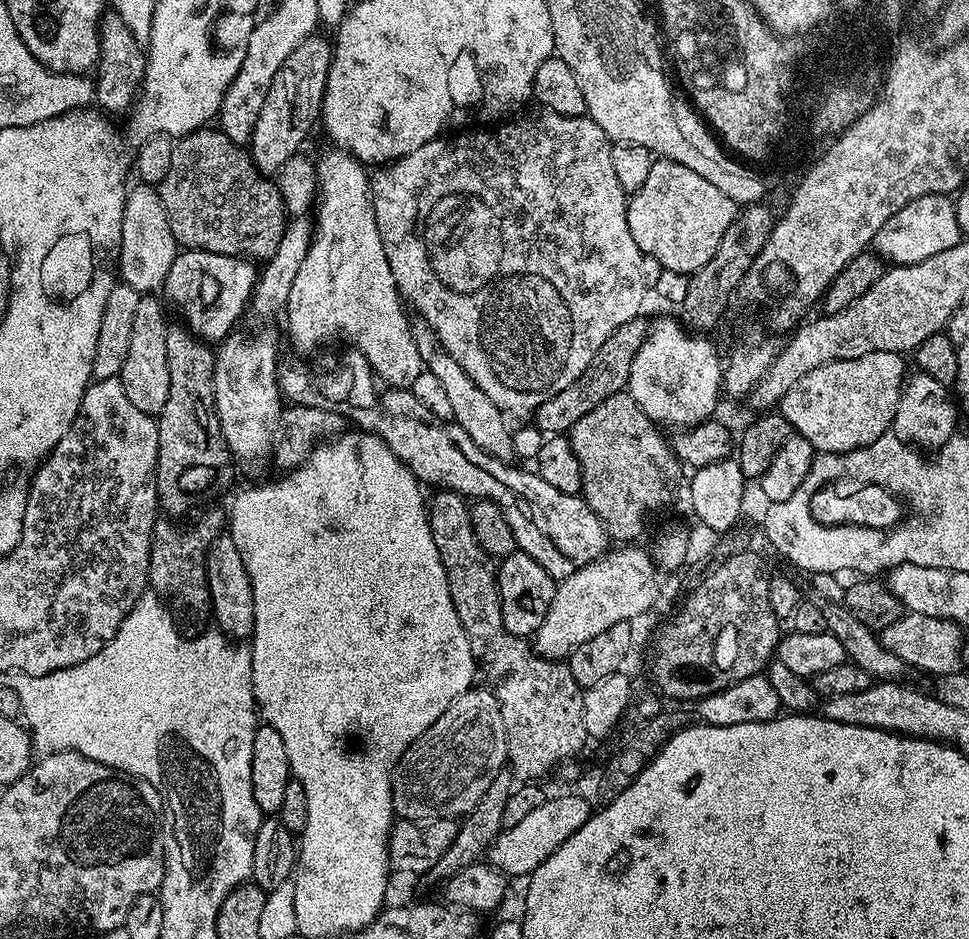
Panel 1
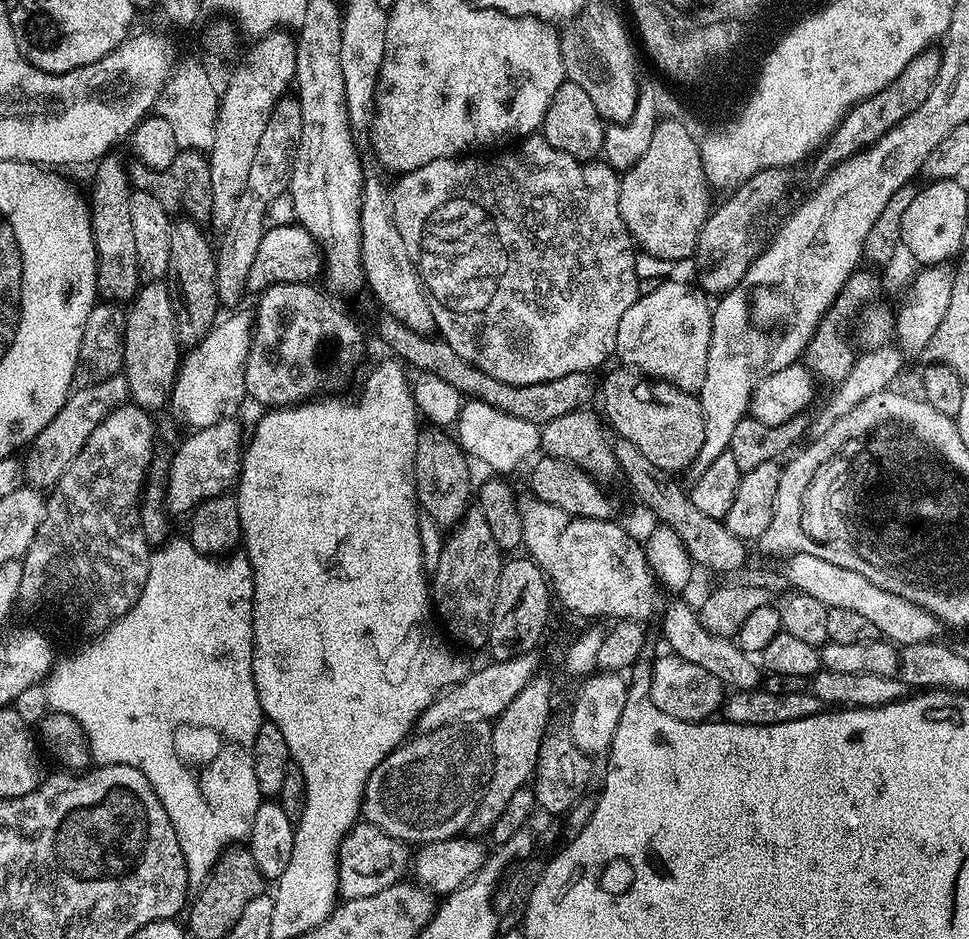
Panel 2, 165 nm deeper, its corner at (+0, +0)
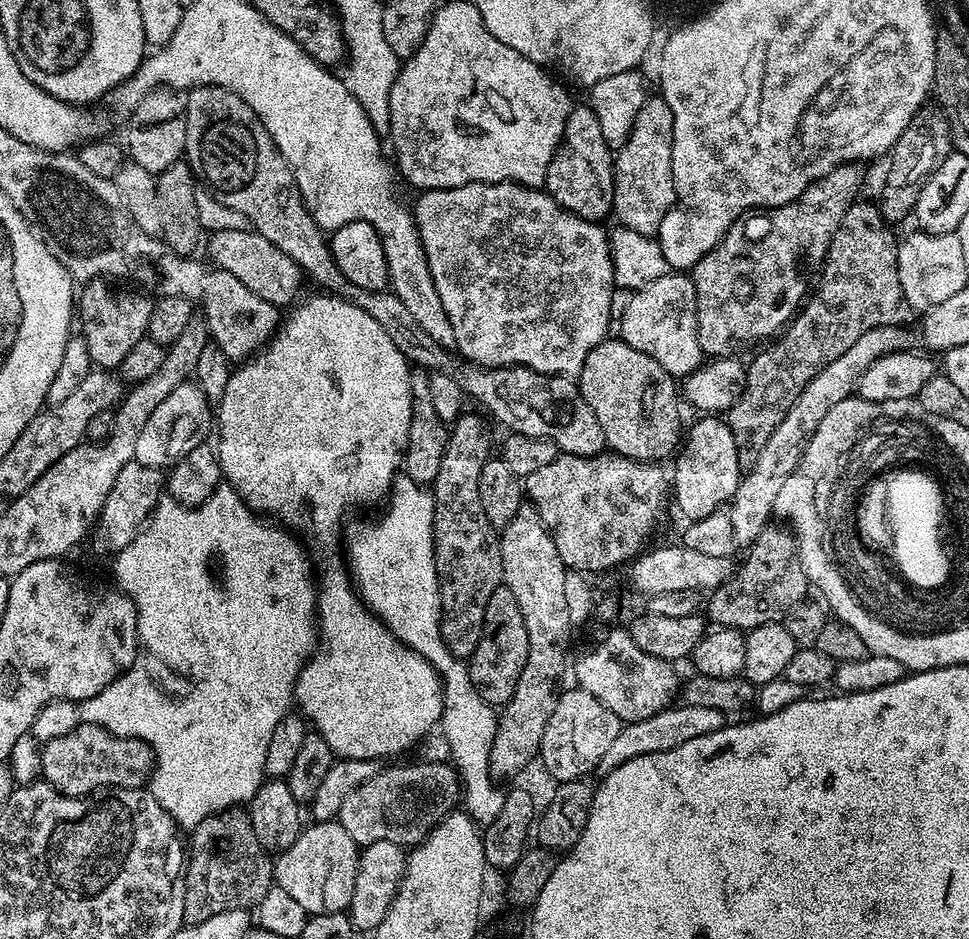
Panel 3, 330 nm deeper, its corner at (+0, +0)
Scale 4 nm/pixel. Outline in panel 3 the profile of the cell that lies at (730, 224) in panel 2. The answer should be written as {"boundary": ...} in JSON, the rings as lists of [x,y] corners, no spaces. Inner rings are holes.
{"boundary":[[[860,162],[840,164],[837,168],[831,168],[825,176],[820,176],[801,196],[783,204],[781,208],[757,215],[760,217],[756,221],[744,218],[731,224],[724,237],[691,268],[690,275],[696,291],[698,342],[709,357],[723,357],[727,348],[744,344],[747,340],[756,340],[759,336],[771,337],[779,333],[796,315],[806,296],[804,280],[800,277],[800,259],[815,244],[827,245],[838,230],[846,210],[861,195],[864,167]]]}

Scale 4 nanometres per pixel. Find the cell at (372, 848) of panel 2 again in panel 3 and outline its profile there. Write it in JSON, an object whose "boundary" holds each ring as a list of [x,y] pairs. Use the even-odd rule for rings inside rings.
{"boundary":[[[339,819],[312,822],[301,831],[288,851],[274,860],[274,880],[278,888],[286,890],[302,910],[312,916],[324,912],[344,912],[354,898],[358,845],[340,825]]]}

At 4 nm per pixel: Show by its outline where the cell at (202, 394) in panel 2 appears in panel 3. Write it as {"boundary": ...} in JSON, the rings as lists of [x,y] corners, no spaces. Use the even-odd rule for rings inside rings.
{"boundary":[[[185,382],[178,385],[146,418],[146,426],[142,426],[142,434],[138,434],[138,442],[134,442],[134,454],[139,464],[161,470],[176,464],[194,446],[205,443],[209,439],[208,431],[214,428],[214,408],[206,394],[196,382]]]}

